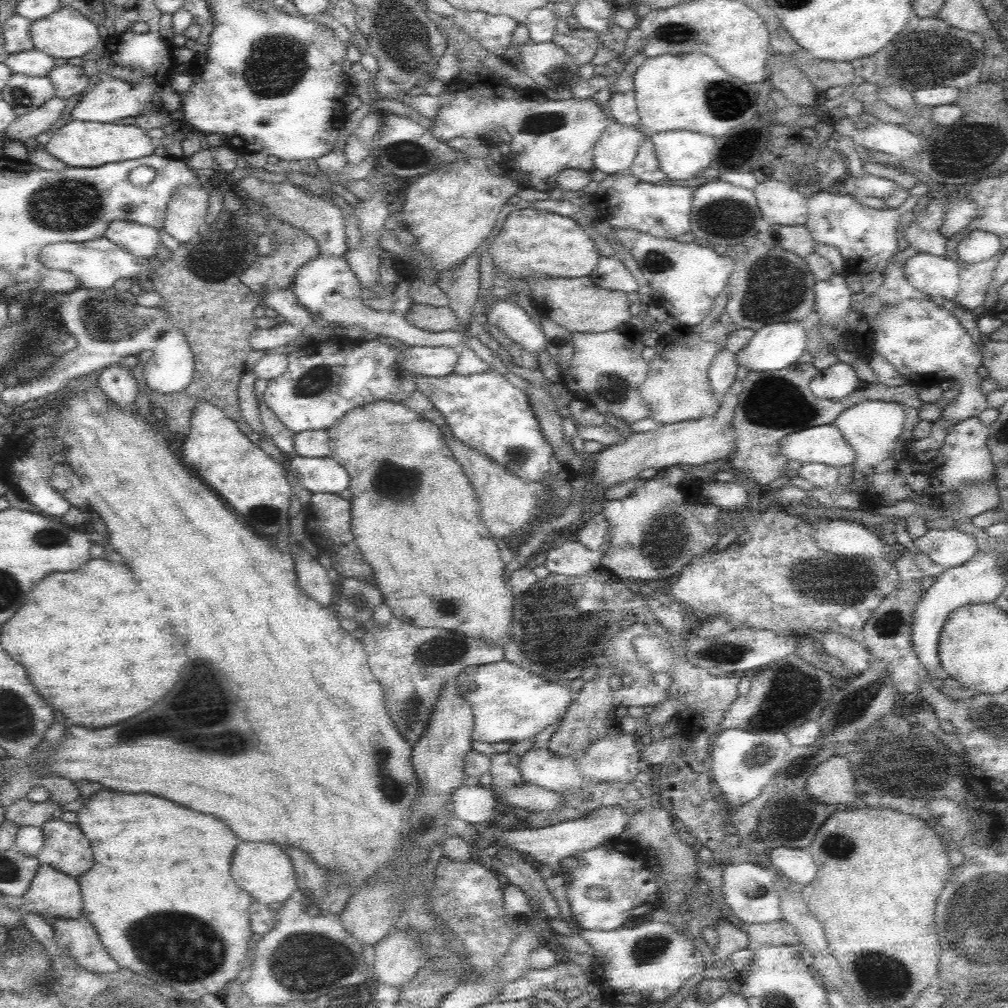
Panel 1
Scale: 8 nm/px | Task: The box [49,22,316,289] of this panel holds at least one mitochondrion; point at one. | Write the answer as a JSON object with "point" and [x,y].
{"point":[277,63]}

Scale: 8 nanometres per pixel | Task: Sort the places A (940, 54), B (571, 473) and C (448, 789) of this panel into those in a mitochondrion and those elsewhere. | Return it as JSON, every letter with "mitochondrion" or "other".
{"A":"mitochondrion","B":"other","C":"other"}

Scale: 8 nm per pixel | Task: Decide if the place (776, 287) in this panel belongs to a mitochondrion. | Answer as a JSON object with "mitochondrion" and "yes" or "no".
{"mitochondrion":"yes"}

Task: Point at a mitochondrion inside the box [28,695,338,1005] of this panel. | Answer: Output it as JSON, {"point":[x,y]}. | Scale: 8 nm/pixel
{"point":[156,938]}

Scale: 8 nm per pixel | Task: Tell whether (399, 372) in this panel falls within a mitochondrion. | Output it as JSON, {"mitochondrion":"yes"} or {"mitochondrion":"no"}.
{"mitochondrion":"no"}

